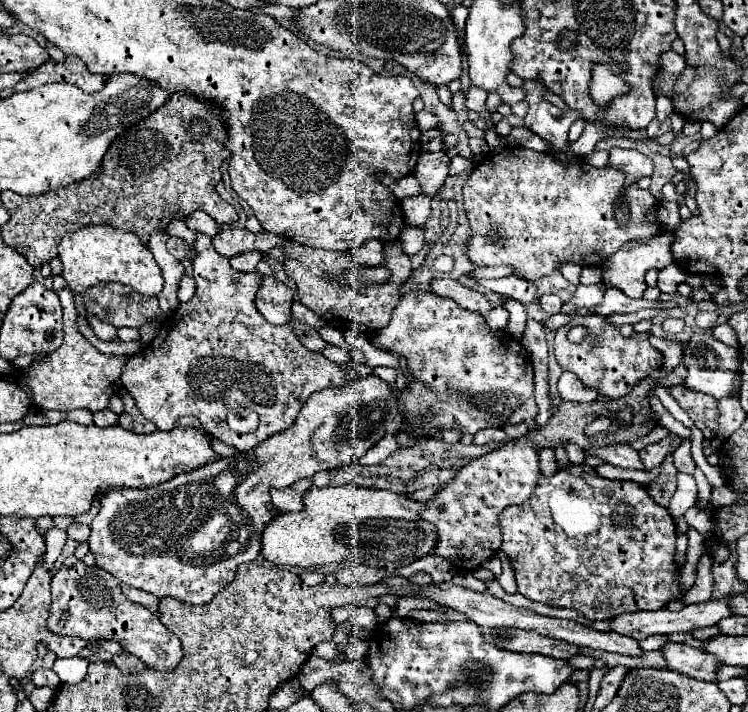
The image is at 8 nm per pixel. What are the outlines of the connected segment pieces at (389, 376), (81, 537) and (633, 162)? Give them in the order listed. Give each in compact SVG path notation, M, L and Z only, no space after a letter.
M378 366L373 369L373 374L386 381L390 385L393 385L396 381L398 372L397 370L389 367Z
M72 521L70 527L66 529L68 537L74 539L74 541L86 541L88 535L90 535L90 525L86 523L80 523L80 521Z
M612 149L610 151L610 167L626 173L626 185L638 181L644 175L652 175L652 159L634 149Z

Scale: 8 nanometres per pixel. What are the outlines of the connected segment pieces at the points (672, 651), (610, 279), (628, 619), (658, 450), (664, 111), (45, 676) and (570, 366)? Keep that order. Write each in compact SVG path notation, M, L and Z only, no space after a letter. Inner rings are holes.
M666 641L660 651L670 669L700 681L714 681L714 675L720 669L720 663L714 655L708 655L702 649L694 649L688 643Z
M670 231L660 233L660 235L656 235L654 239L648 239L648 241L630 241L630 243L626 243L624 247L620 247L614 255L610 255L604 261L604 265L602 265L602 269L604 269L602 283L624 291L628 297L634 297L634 299L642 297L642 293L646 289L644 273L648 269L658 269L660 271L660 269L674 263L674 257L670 255L670 243L674 243L674 235Z
M718 599L718 601L706 601L706 603L696 603L696 605L686 605L680 611L668 611L668 609L658 609L658 611L636 611L628 615L618 615L618 619L610 621L610 631L620 633L620 635L630 635L638 641L650 637L650 635L670 635L670 633L690 633L692 629L698 627L710 627L718 623L720 619L728 617L728 601Z
M670 435L668 439L664 439L664 441L660 441L660 443L654 443L654 445L644 447L644 449L640 451L640 459L642 459L644 469L648 471L648 469L658 467L658 465L664 461L666 453L674 451L678 445L680 445L680 437L678 437L678 435Z
M660 95L660 97L656 99L656 119L662 123L666 117L670 117L670 115L672 115L672 111L674 111L674 107L672 107L670 97Z
M40 667L40 669L36 669L36 671L32 673L32 683L34 683L36 687L42 687L42 685L58 687L58 685L60 685L56 673L52 671L52 669L44 669L44 667Z
M574 315L568 325L556 331L554 355L564 371L576 373L586 387L598 391L598 395L604 399L624 397L636 383L640 383L646 375L664 363L662 353L648 343L648 333L624 337L620 329L614 327L604 315ZM576 325L586 325L590 329L590 335L584 339L584 343L568 341L568 331Z

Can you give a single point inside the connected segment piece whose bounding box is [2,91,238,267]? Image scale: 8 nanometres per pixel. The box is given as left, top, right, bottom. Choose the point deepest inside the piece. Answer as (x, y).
(165, 167)

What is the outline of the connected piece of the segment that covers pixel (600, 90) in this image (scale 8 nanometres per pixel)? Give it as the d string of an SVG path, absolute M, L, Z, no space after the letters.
M596 65L592 73L592 83L590 83L590 95L598 105L608 105L612 97L626 93L630 87L622 81L620 75L610 71L608 65Z

